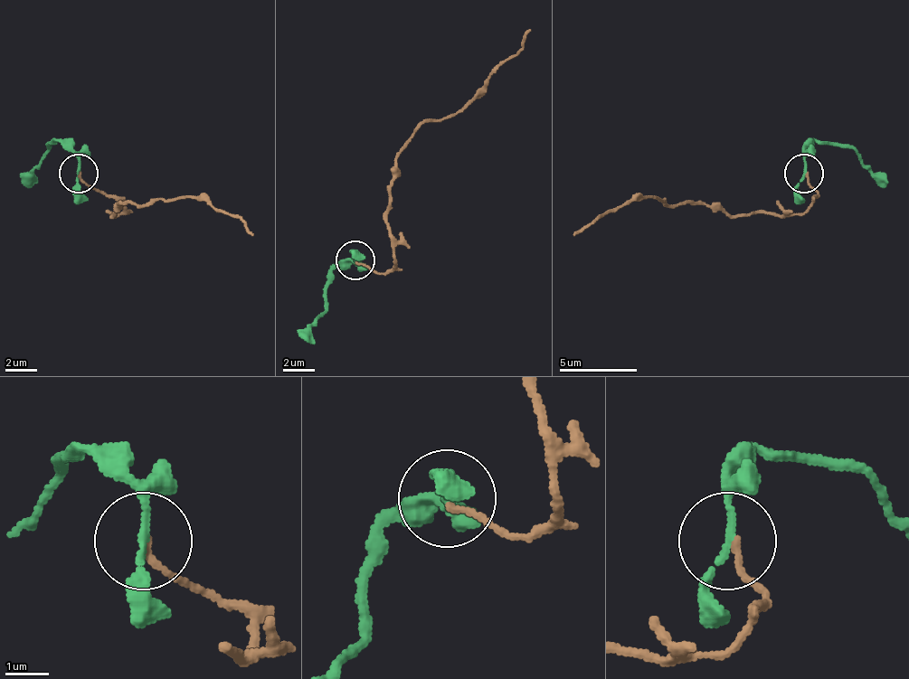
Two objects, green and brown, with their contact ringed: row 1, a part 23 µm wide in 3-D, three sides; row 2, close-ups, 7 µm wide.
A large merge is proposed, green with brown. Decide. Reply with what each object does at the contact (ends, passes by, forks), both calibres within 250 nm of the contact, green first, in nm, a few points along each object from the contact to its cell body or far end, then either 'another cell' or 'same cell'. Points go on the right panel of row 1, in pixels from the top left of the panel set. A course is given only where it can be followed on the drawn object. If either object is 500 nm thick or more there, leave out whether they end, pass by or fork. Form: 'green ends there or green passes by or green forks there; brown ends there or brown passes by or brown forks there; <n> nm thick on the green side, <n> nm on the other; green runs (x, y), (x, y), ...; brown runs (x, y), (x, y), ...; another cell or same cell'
green passes by; brown ends there; 150 nm thick on the green side, 150 nm on the other; green runs (803, 172), (803, 148), (815, 141), (849, 145), (885, 188); brown runs (807, 172), (819, 192), (803, 211), (725, 215), (686, 203), (667, 203), (663, 200), (635, 195), (572, 234); same cell

